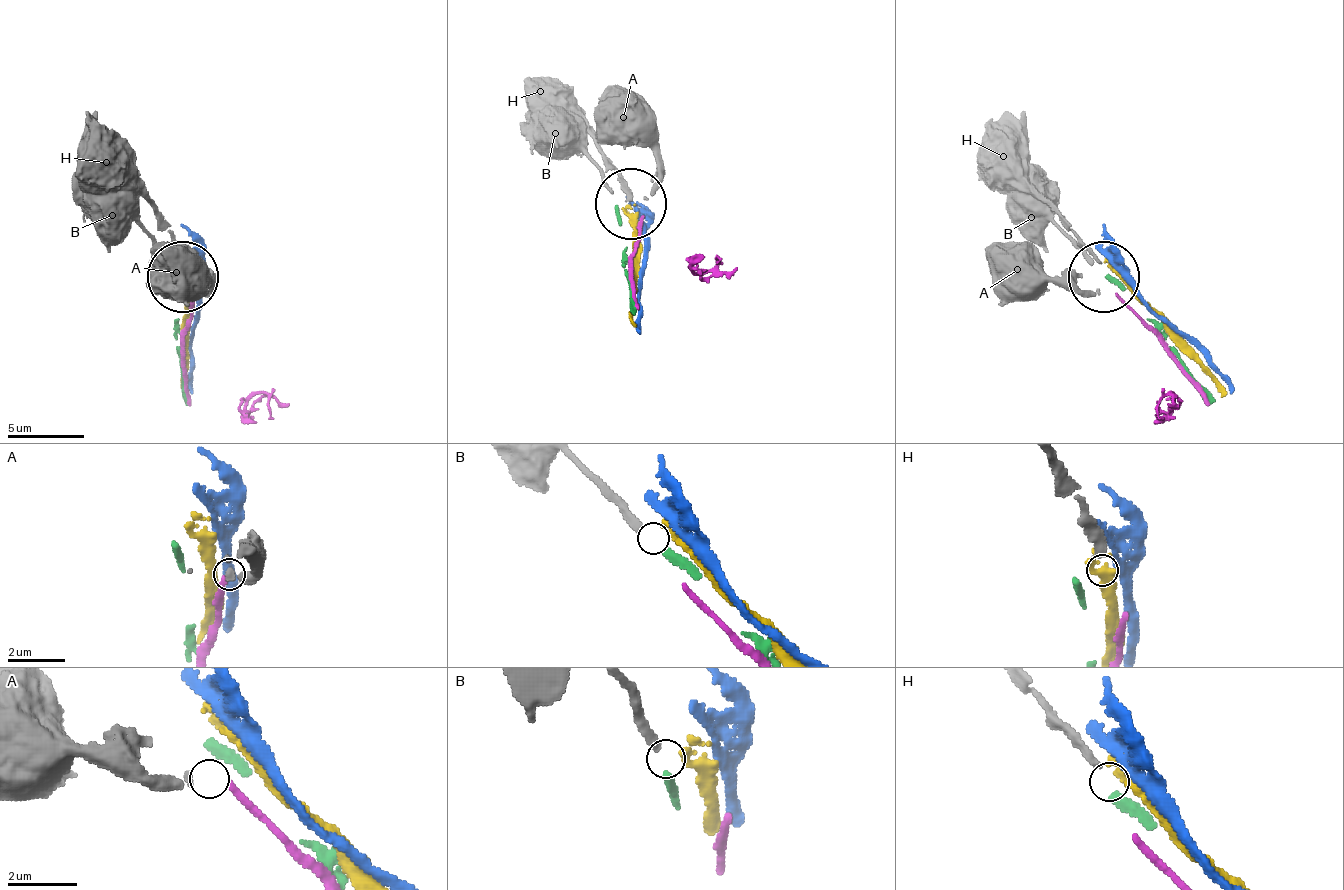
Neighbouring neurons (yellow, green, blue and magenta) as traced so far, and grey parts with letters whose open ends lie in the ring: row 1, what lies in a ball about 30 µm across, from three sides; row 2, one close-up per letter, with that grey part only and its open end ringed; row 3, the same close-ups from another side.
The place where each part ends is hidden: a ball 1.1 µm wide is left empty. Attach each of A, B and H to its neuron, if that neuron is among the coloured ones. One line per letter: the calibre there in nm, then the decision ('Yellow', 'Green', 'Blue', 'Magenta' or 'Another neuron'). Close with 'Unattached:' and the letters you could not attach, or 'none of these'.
A: Thickness 240 nm. Magenta
B: Thickness 240 nm. Green
H: Thickness 240 nm. Another neuron
Unattached: H

